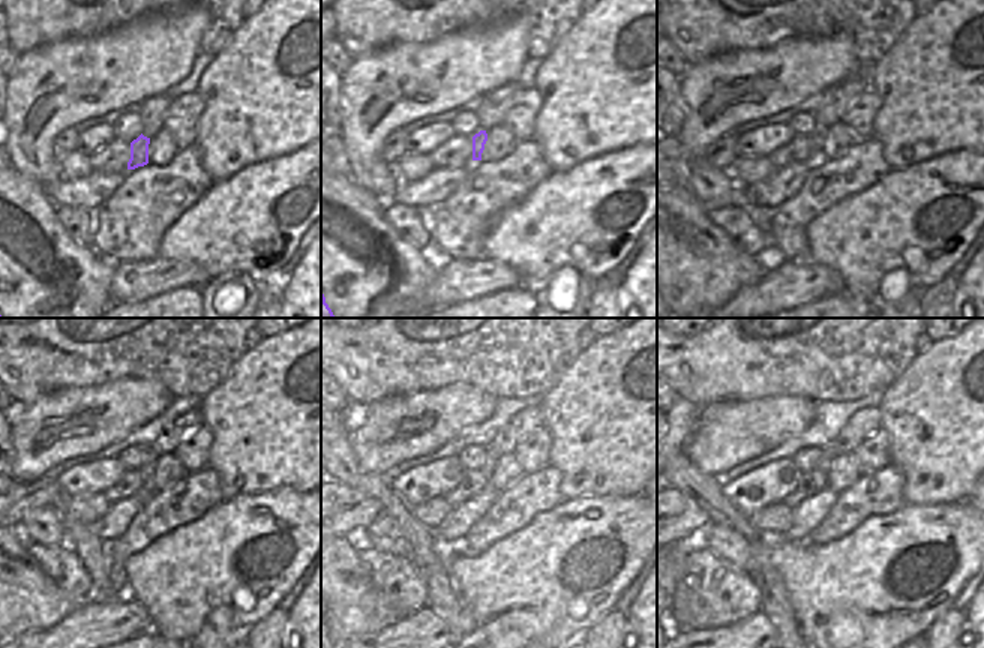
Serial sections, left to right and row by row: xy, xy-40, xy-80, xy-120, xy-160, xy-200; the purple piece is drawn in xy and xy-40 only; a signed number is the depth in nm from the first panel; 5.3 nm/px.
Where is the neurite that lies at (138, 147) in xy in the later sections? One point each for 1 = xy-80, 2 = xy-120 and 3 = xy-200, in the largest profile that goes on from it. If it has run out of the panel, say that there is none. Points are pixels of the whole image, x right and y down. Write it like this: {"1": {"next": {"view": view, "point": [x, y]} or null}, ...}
{"1": {"next": {"view": "xy-80", "point": [816, 138]}}, "2": {"next": {"view": "xy-120", "point": [149, 468]}}, "3": {"next": {"view": "xy-200", "point": [827, 453]}}}

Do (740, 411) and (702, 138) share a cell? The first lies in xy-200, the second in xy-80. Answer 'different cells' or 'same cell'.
same cell

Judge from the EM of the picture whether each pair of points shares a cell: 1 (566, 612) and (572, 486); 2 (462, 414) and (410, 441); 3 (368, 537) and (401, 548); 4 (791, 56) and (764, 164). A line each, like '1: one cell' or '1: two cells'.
1: two cells
2: one cell
3: one cell
4: two cells

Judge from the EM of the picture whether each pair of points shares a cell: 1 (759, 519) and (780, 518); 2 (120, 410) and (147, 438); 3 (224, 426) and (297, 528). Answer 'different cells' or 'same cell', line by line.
1: same cell
2: different cells
3: different cells

